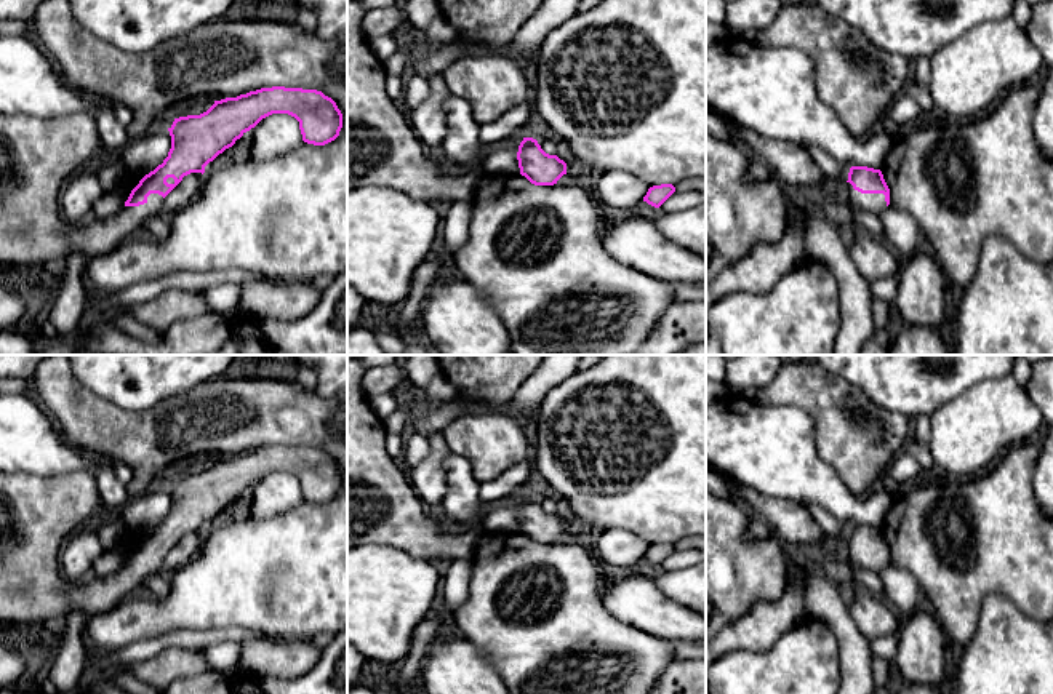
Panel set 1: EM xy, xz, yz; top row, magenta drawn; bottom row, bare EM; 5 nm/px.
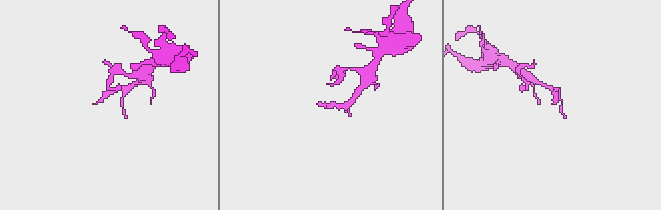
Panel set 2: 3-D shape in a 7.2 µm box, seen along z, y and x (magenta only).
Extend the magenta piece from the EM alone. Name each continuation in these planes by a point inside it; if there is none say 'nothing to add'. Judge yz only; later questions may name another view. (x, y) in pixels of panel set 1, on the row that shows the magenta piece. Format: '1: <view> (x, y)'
1: yz (868, 202)

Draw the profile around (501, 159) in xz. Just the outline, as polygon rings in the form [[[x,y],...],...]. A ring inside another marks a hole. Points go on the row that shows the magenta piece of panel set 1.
[[[515,131],[509,139],[488,147],[483,163],[483,174],[520,174],[517,152],[523,141],[523,131]]]

